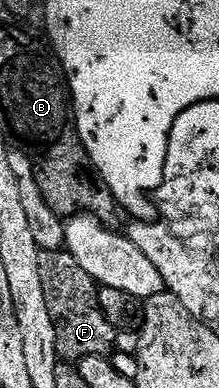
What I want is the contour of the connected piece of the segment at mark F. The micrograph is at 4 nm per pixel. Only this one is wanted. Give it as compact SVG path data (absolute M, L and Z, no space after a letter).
M42 250L39 256L39 277L43 279L43 296L55 324L55 348L58 359L66 363L82 362L87 356L109 356L114 353L119 331L103 316L99 308L97 281L79 265L68 250Z

